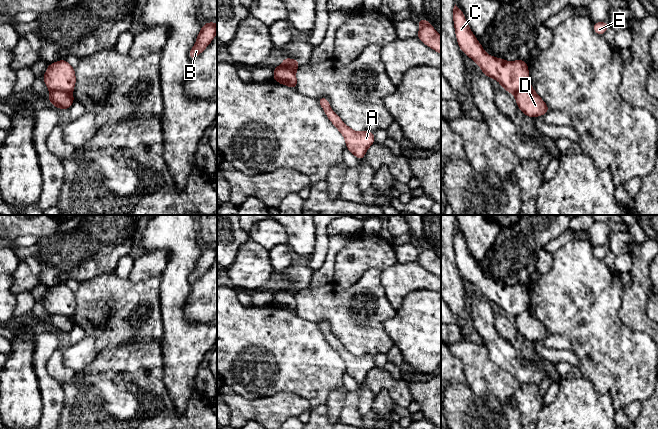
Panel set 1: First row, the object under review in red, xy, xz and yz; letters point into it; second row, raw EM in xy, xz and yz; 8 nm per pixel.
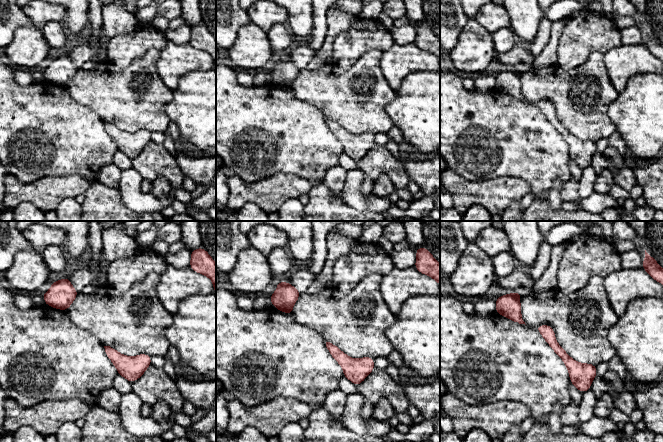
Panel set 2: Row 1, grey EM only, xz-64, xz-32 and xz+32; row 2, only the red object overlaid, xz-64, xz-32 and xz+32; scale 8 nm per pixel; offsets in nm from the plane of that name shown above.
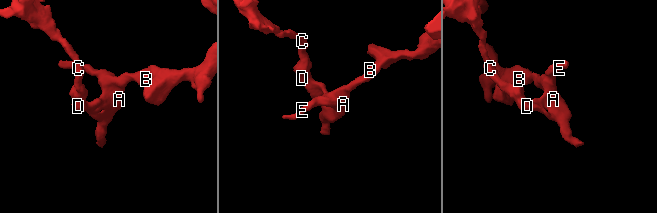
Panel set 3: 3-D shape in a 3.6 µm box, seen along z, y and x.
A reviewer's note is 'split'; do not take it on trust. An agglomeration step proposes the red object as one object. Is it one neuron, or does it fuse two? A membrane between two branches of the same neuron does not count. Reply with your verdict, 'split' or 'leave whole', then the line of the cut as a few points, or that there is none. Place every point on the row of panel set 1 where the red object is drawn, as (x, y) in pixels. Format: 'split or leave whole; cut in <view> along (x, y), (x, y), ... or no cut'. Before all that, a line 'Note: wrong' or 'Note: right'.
Note: right
split; cut in xy along (50, 90), (63, 90), (71, 93)

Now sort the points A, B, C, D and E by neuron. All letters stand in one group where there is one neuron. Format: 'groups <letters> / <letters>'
groups A B D E / C

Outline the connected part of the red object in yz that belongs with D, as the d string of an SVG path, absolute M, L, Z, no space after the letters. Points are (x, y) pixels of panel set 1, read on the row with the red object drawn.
M531 85L516 92L514 98L518 108L528 117L542 116L550 110Z

